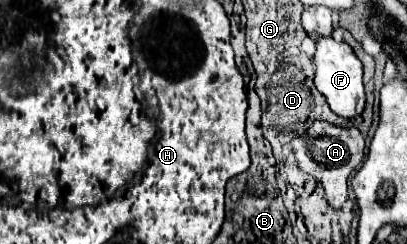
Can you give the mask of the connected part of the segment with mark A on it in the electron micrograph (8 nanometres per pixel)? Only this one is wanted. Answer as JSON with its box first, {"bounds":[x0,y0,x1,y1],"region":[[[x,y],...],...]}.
{"bounds":[291,122,365,208],"region":[[[313,122],[305,136],[297,136],[291,144],[301,170],[315,176],[323,184],[325,196],[333,208],[341,208],[347,200],[347,178],[353,170],[361,166],[365,156],[365,140],[361,132],[357,128],[343,130],[329,122]]]}

